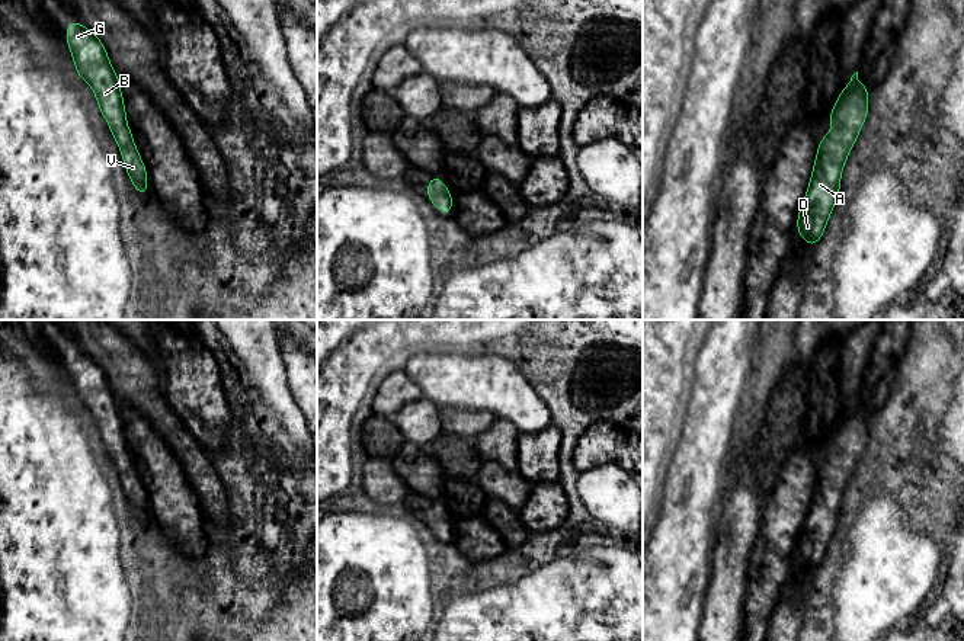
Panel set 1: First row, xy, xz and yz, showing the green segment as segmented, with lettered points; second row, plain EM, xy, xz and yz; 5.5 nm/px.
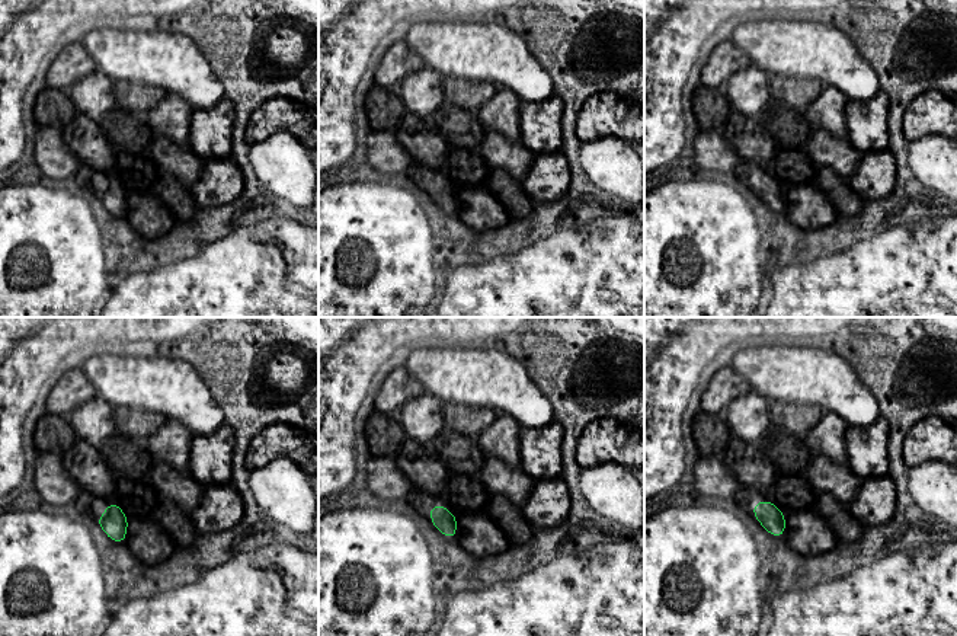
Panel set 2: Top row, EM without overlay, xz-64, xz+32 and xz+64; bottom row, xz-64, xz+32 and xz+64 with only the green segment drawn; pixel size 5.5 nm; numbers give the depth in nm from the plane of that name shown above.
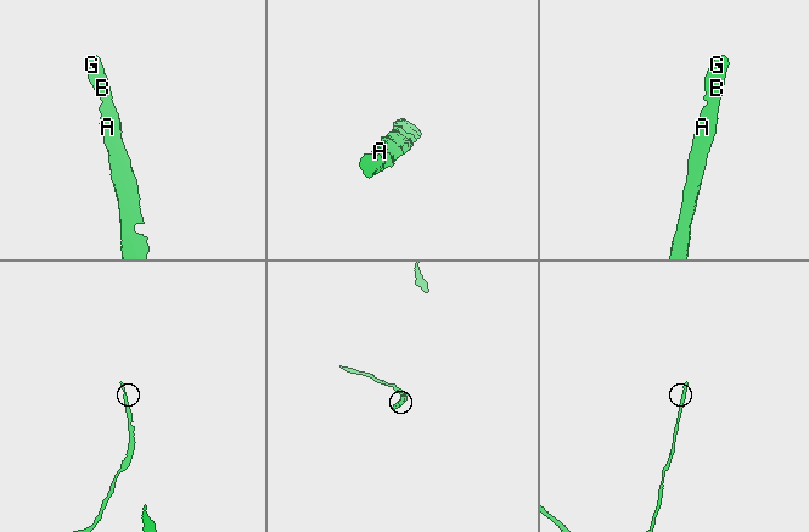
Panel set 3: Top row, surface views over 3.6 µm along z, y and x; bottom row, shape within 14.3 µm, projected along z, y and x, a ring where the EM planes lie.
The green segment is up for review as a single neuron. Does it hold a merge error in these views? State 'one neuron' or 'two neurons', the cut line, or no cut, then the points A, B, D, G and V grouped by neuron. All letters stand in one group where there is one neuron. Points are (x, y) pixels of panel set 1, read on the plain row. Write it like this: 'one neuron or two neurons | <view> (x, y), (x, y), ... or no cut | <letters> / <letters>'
one neuron | no cut | A B D G V

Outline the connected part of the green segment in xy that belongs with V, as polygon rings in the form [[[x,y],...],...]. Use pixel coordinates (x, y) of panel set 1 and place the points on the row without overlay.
[[[74,346],[67,350],[65,366],[76,391],[76,398],[90,410],[102,442],[109,448],[109,456],[119,471],[131,509],[138,520],[147,520],[148,501],[145,490],[140,483],[126,449],[128,443],[119,403],[109,387],[105,371],[89,353]]]

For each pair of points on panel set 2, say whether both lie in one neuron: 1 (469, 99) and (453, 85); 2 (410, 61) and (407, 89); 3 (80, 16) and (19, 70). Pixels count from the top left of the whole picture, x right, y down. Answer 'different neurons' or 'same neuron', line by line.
1: same neuron
2: different neurons
3: same neuron

